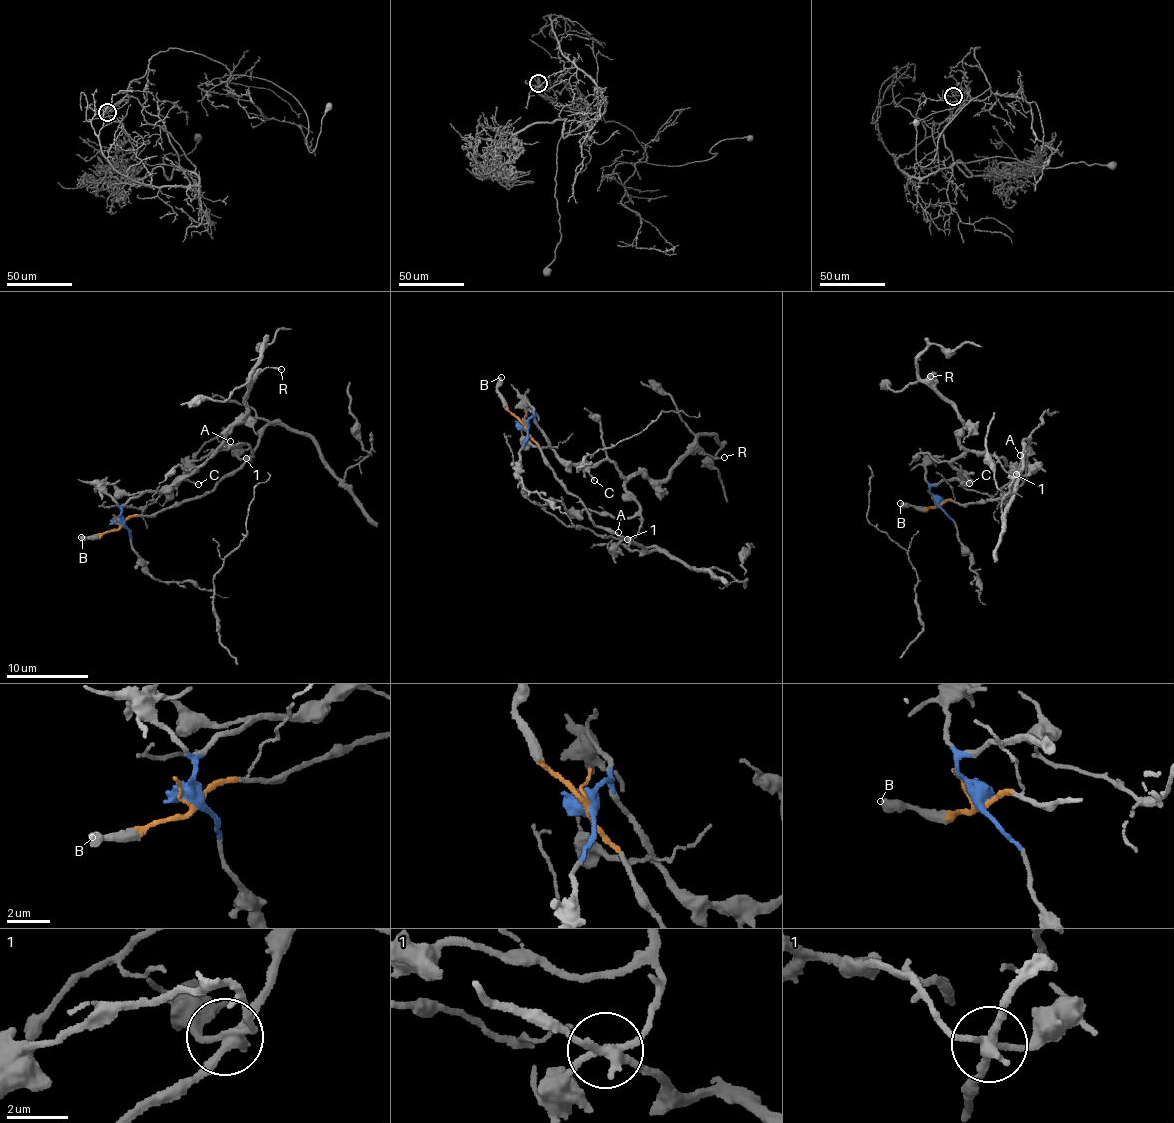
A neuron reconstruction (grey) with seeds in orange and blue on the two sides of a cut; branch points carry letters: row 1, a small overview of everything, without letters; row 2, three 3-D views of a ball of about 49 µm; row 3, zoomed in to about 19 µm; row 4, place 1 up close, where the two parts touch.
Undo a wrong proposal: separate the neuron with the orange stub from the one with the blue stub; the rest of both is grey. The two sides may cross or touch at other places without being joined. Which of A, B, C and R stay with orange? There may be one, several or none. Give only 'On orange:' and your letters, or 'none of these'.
On orange: A, B

